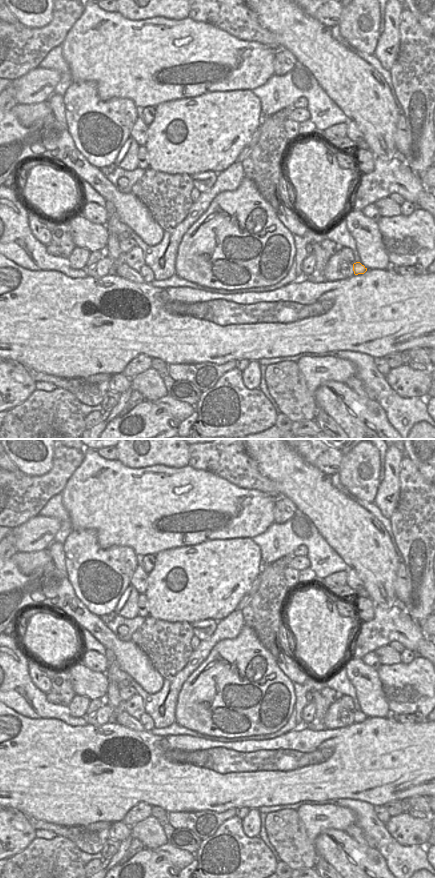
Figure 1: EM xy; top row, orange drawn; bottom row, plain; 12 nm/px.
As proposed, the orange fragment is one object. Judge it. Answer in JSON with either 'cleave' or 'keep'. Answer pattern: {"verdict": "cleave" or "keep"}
{"verdict": "keep"}

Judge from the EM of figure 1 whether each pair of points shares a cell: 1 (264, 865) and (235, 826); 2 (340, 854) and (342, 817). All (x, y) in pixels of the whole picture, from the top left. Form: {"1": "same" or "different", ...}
{"1": "same", "2": "different"}

